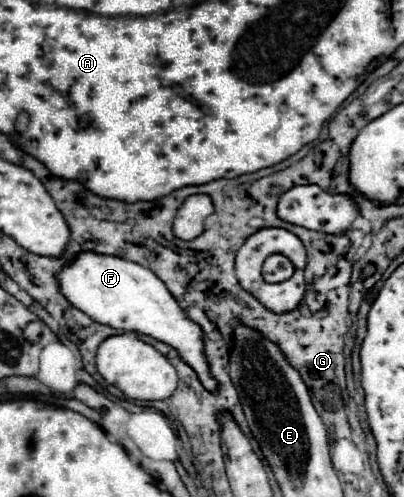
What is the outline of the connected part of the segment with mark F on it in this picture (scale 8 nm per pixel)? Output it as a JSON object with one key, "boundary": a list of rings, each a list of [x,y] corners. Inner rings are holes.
{"boundary":[[[85,250],[59,270],[57,284],[61,294],[75,308],[85,312],[95,322],[119,328],[123,332],[149,334],[151,338],[173,346],[179,356],[199,374],[203,386],[207,390],[215,390],[217,384],[207,370],[207,360],[203,354],[201,328],[187,318],[167,286],[149,268],[119,256],[99,256]]]}

